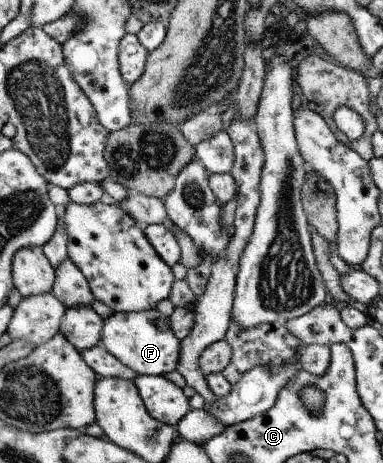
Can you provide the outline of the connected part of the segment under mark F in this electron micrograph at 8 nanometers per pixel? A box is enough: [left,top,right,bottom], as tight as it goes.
[103,309,182,376]

